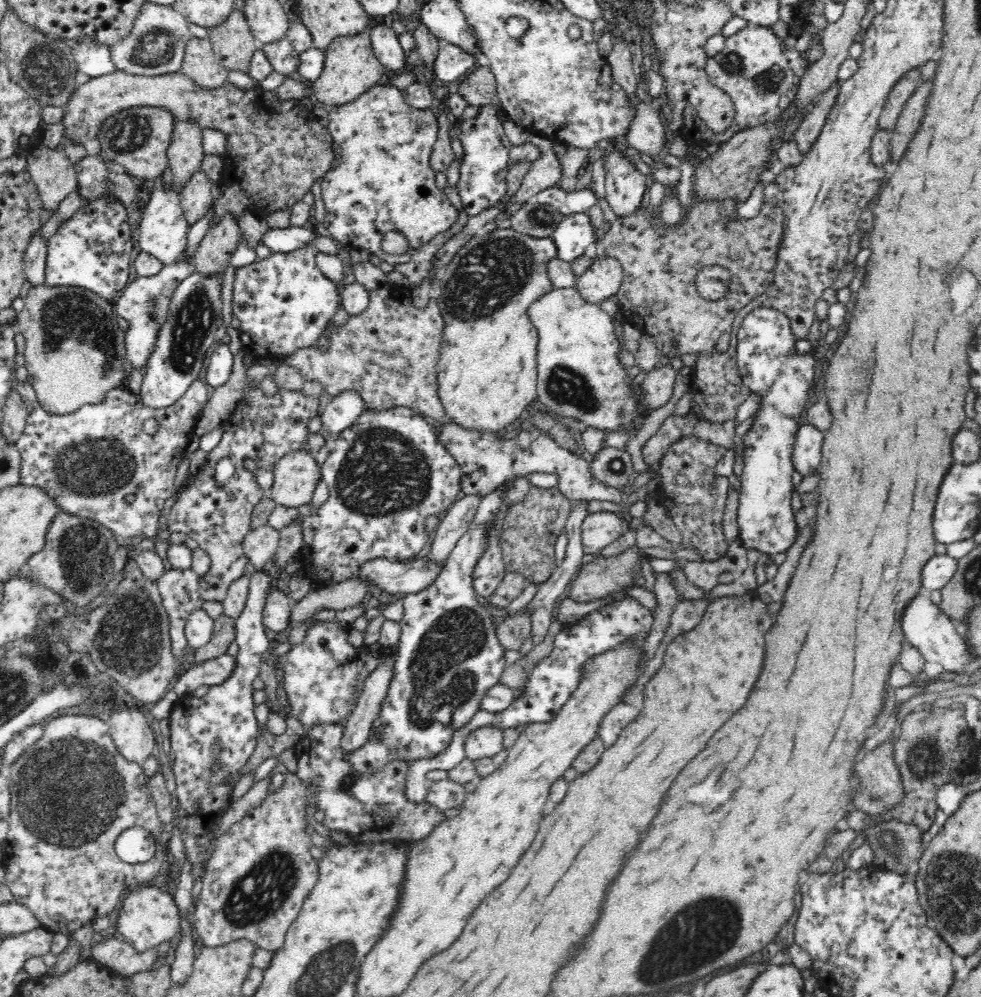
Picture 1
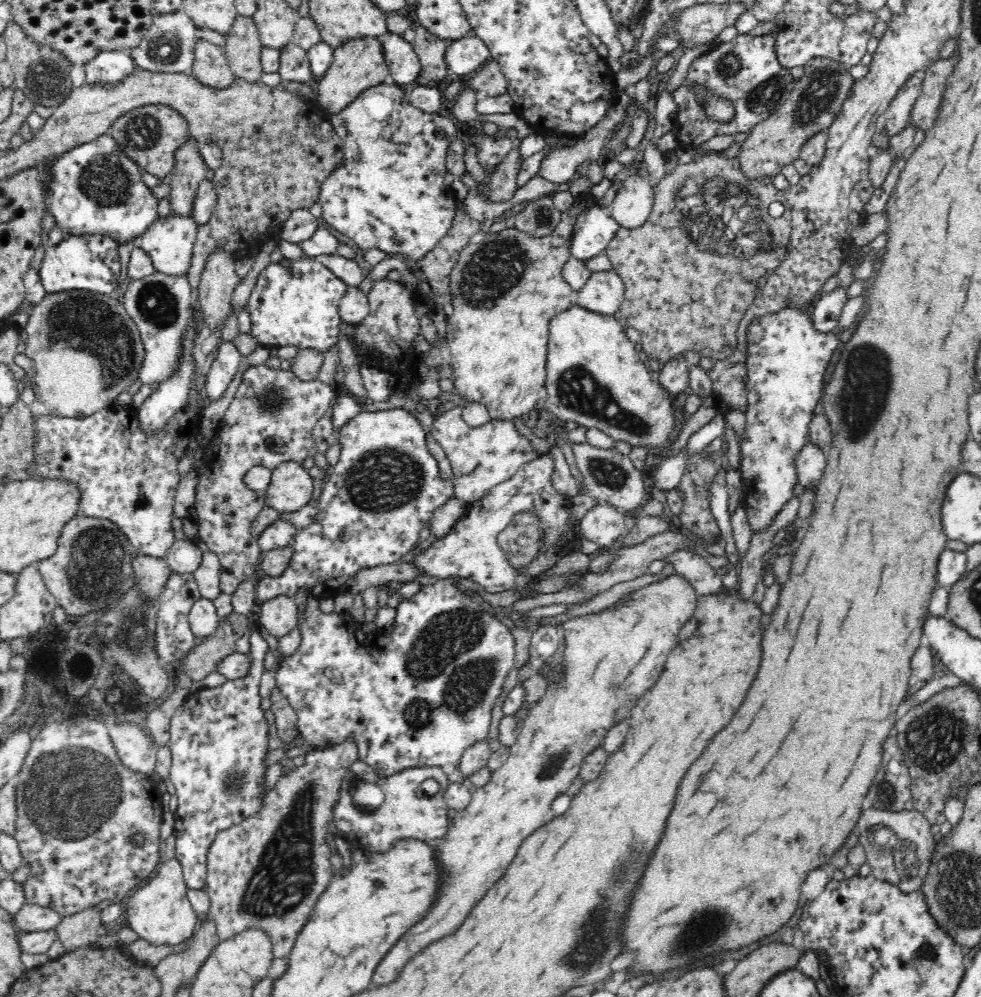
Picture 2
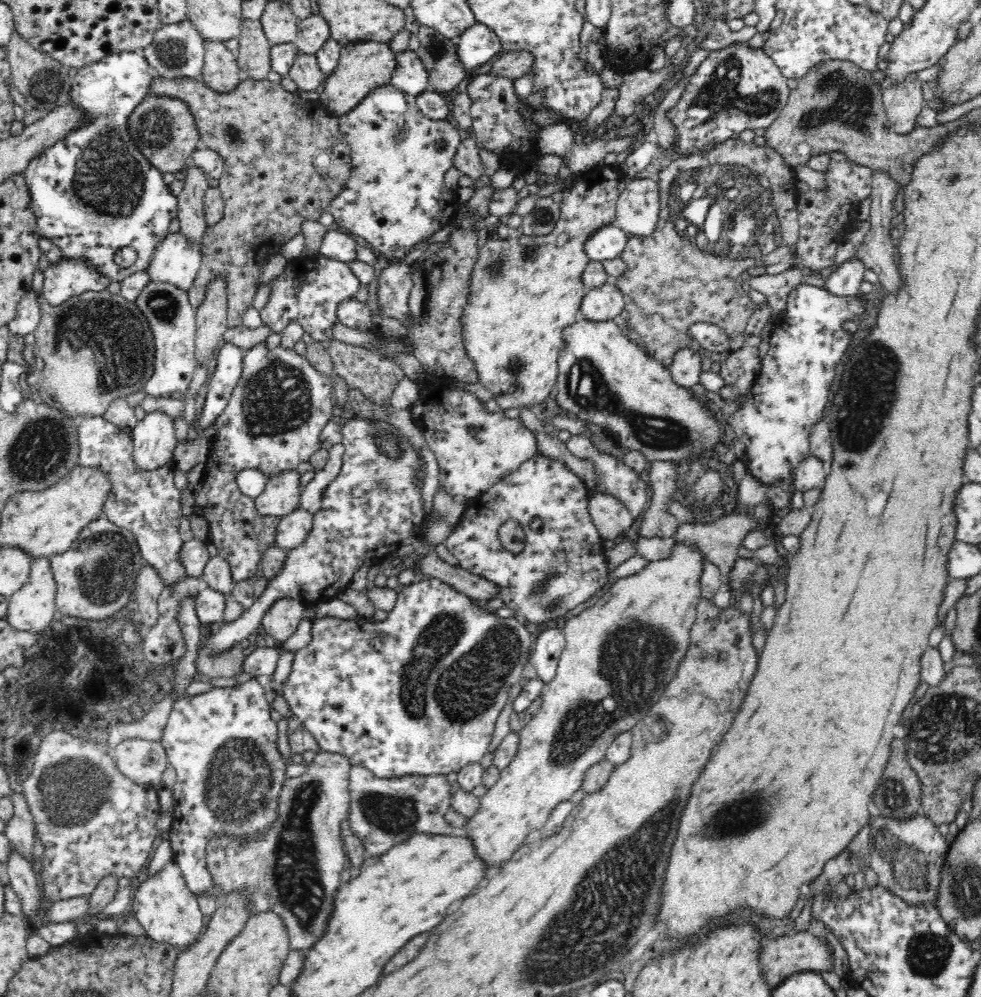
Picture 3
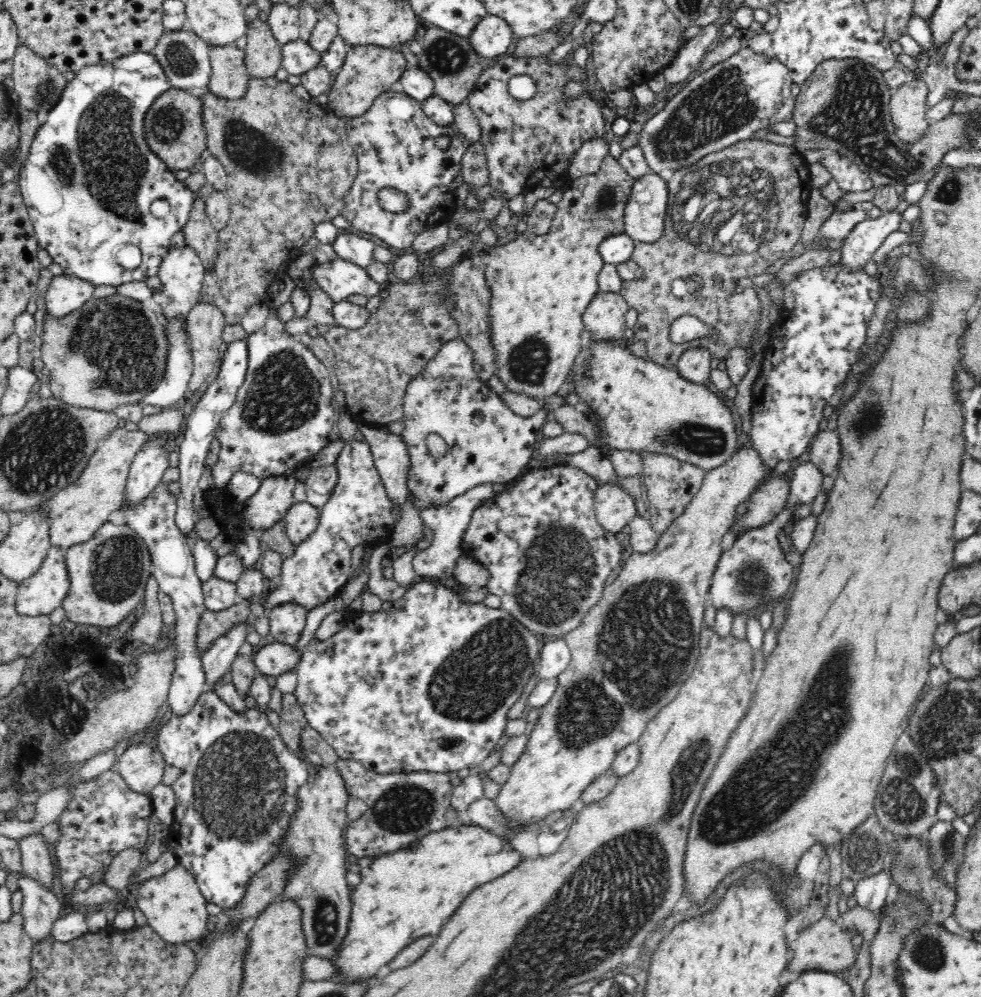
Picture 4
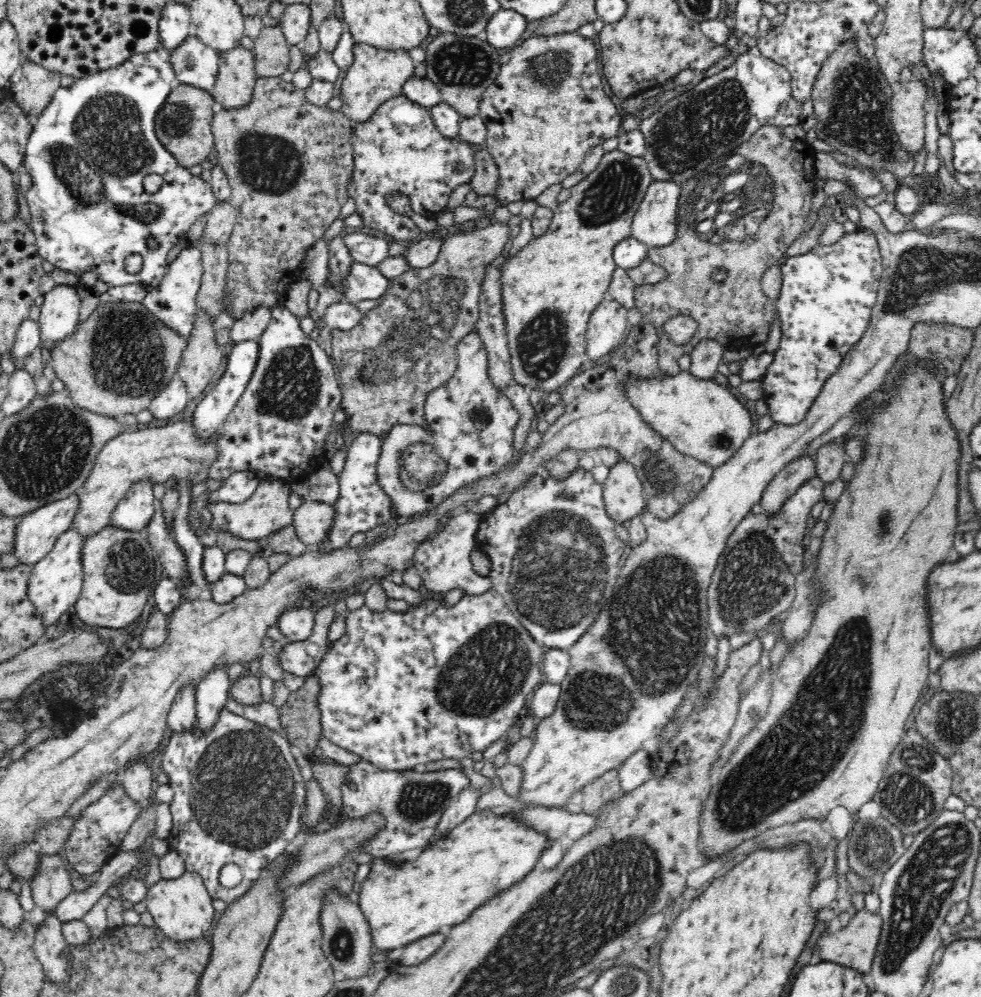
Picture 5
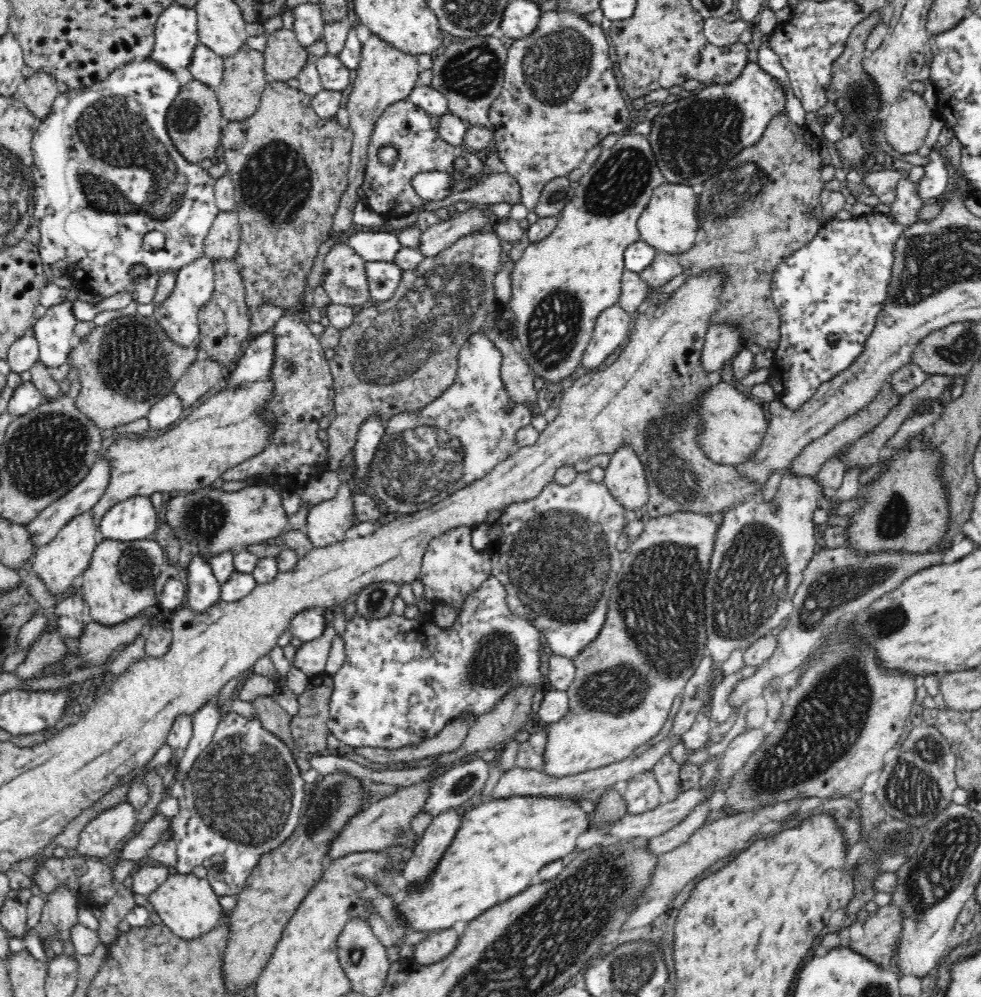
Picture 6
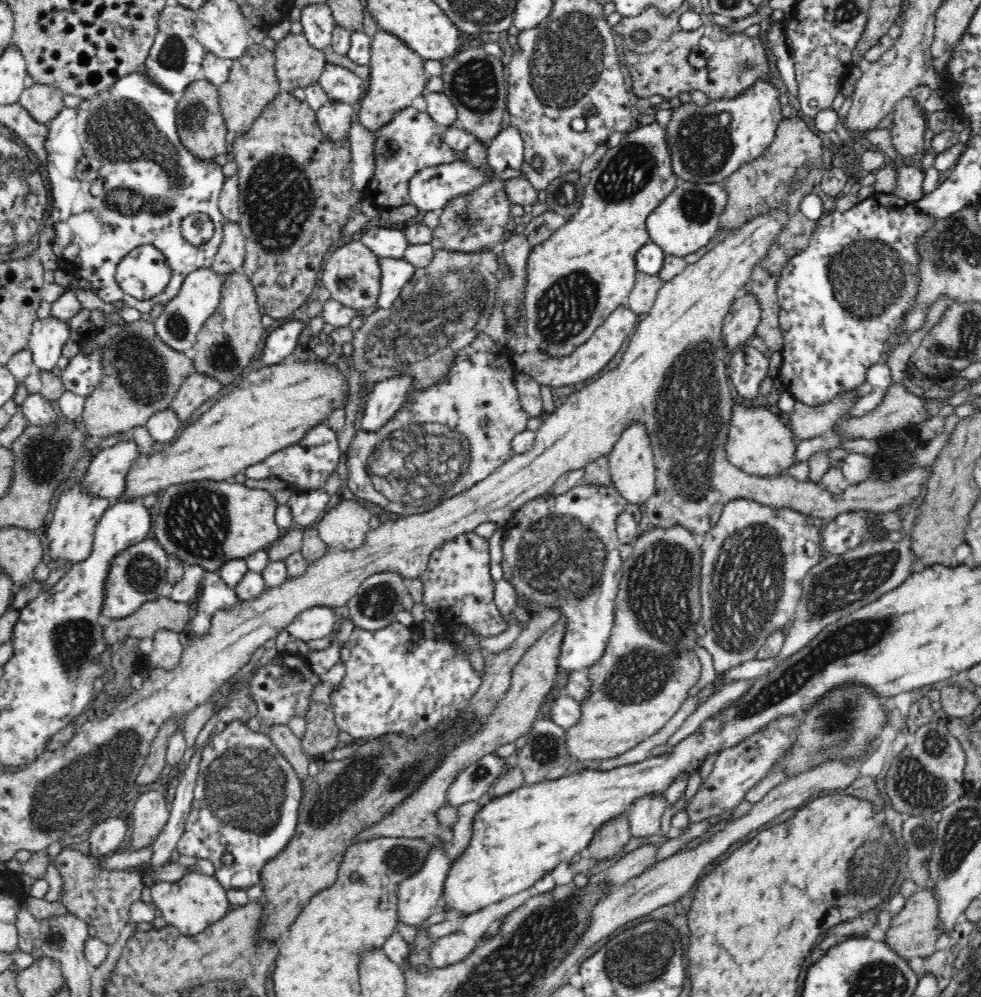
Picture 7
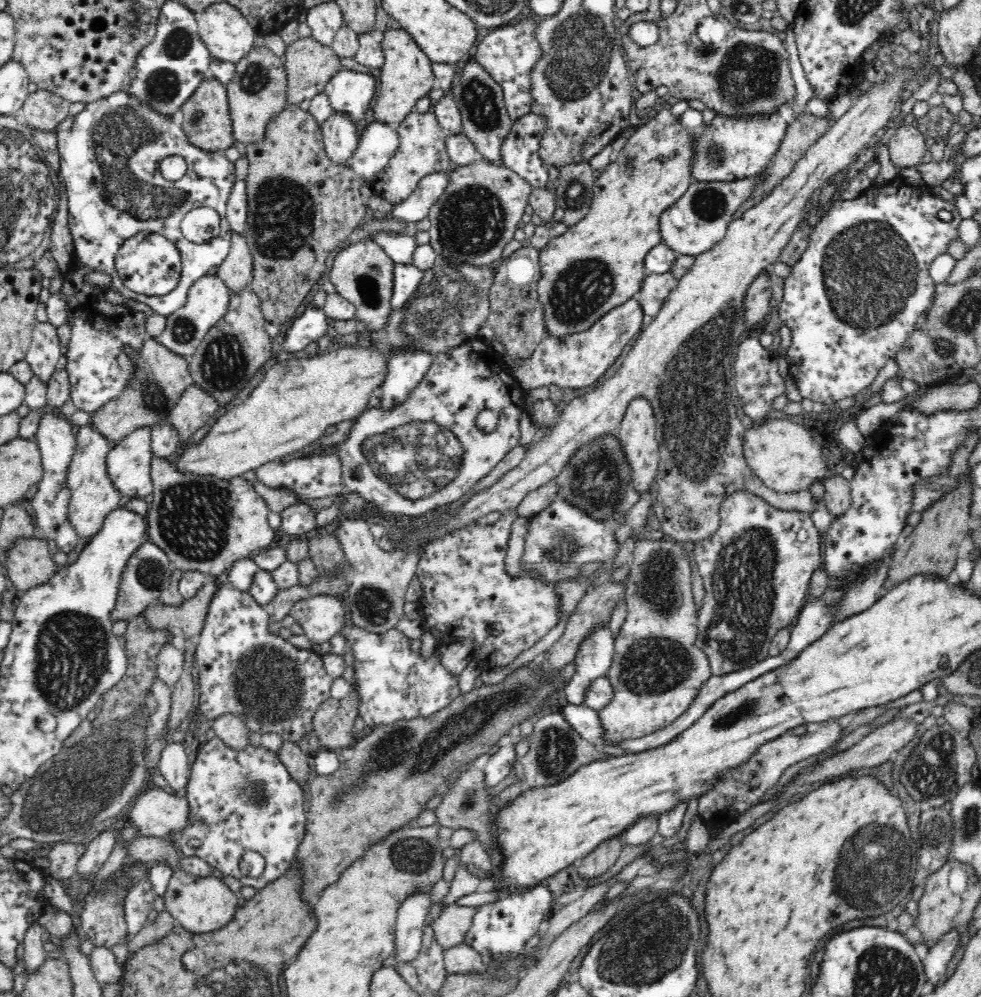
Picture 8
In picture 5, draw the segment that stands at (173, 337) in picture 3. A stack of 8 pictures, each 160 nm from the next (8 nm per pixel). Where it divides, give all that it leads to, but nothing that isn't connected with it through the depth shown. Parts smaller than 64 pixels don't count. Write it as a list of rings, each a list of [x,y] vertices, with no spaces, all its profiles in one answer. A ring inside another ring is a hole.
[[[176,372],[169,386],[150,401],[149,410],[155,418],[160,420],[172,419],[182,413],[186,404],[190,401],[188,390],[180,375]]]

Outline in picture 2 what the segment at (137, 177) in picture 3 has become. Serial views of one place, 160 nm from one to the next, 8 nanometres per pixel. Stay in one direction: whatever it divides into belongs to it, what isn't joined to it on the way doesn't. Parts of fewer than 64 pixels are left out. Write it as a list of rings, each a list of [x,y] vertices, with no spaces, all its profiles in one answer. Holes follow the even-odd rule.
[[[104,51],[96,54],[84,65],[86,83],[116,84],[135,69],[128,51]],[[106,133],[58,156],[51,168],[54,182],[45,190],[45,206],[51,210],[64,235],[108,234],[122,244],[142,236],[158,218],[157,200],[141,180],[141,168],[126,157]]]

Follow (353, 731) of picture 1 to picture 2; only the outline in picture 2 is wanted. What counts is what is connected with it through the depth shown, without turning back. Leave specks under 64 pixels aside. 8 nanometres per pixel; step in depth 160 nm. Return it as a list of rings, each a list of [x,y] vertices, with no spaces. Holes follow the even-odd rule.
[[[346,736],[331,749],[311,750],[305,762],[284,773],[271,791],[264,794],[260,811],[240,824],[218,833],[207,852],[207,881],[210,908],[208,922],[217,927],[219,942],[232,940],[246,930],[262,930],[272,943],[272,954],[284,958],[290,954],[297,935],[303,930],[322,891],[326,891],[335,869],[330,866],[330,848],[326,845],[328,826],[332,826],[332,808],[340,798],[340,783],[348,768],[359,758],[357,742]]]

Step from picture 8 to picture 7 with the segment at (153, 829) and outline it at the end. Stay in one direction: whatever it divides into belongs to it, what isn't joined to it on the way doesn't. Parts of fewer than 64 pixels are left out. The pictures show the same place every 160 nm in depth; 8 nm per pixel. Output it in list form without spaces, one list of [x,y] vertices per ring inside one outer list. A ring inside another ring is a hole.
[[[142,789],[138,798],[130,805],[130,817],[132,817],[133,820],[133,823],[130,824],[130,848],[132,851],[146,848],[146,846],[150,847],[153,843],[153,839],[158,836],[158,832],[164,828],[171,813],[167,800],[166,796],[162,796],[162,794],[156,790],[150,791]]]

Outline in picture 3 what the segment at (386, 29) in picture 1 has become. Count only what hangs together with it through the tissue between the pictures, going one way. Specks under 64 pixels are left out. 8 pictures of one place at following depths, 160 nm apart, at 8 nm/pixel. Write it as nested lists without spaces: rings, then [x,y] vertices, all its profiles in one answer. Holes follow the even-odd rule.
[[[404,50],[395,54],[396,66],[390,84],[398,90],[416,96],[429,88],[429,74],[418,52]]]

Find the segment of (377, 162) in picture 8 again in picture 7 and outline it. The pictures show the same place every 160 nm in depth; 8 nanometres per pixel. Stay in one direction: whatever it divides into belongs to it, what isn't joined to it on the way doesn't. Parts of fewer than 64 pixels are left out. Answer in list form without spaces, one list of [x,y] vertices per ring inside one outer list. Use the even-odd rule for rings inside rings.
[[[354,122],[348,128],[348,132],[351,144],[352,182],[358,191],[364,193],[374,172],[374,133]]]

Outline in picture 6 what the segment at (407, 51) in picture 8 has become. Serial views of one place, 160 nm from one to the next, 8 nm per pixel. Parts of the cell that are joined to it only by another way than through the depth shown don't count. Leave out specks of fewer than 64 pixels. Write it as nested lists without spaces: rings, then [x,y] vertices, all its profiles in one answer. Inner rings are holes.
[[[374,35],[364,42],[359,59],[358,66],[352,70],[350,92],[347,94],[347,99],[344,100],[349,116],[349,128],[353,132],[353,148],[348,170],[349,186],[346,191],[342,192],[341,200],[333,216],[332,228],[328,232],[328,239],[333,239],[340,233],[350,233],[353,228],[352,214],[354,206],[358,204],[356,192],[363,184],[366,152],[368,152],[368,142],[370,142],[374,124],[390,104],[407,100],[408,94],[416,86],[418,74],[421,72],[416,56],[405,54]]]

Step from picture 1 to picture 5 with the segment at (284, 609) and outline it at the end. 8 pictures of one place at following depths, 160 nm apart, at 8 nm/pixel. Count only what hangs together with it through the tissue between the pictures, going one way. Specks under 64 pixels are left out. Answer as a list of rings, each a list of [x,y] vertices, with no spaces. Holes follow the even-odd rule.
[[[307,604],[288,608],[280,614],[276,626],[288,643],[306,640],[314,626],[314,611]]]

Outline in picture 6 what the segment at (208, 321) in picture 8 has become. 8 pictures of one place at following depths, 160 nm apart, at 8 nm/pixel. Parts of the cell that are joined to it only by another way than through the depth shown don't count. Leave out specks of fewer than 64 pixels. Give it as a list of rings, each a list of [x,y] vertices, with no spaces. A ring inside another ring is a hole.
[[[204,255],[182,266],[177,272],[174,288],[168,294],[168,298],[154,303],[153,317],[176,344],[192,346],[198,342],[200,334],[198,310],[210,300],[212,290],[214,290],[212,259]]]

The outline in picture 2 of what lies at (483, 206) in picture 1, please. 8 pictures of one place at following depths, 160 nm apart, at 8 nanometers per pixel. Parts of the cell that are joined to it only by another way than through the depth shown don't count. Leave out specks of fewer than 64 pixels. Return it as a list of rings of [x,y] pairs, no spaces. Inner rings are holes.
[[[469,124],[468,136],[471,138],[470,145],[475,147],[478,164],[486,176],[484,181],[477,182],[478,195],[487,201],[487,192],[490,191],[490,175],[504,160],[504,157],[514,148],[512,138],[504,132],[497,135],[488,135],[481,128],[481,124]]]

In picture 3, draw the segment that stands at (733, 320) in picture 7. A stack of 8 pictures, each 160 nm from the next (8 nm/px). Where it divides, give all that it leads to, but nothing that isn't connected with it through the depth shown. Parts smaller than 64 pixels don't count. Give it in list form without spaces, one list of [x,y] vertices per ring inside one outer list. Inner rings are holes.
[[[696,346],[681,348],[675,352],[668,371],[677,386],[690,389],[699,384],[700,372],[702,372],[701,355],[701,350]]]

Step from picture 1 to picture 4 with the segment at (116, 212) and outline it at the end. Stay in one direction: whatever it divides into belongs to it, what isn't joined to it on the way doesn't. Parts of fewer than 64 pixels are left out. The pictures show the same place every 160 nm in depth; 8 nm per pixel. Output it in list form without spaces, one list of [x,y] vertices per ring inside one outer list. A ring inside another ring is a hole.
[[[69,274],[53,276],[44,296],[47,312],[60,318],[60,316],[70,314],[72,310],[78,310],[92,298],[95,287],[89,280],[76,278]]]

